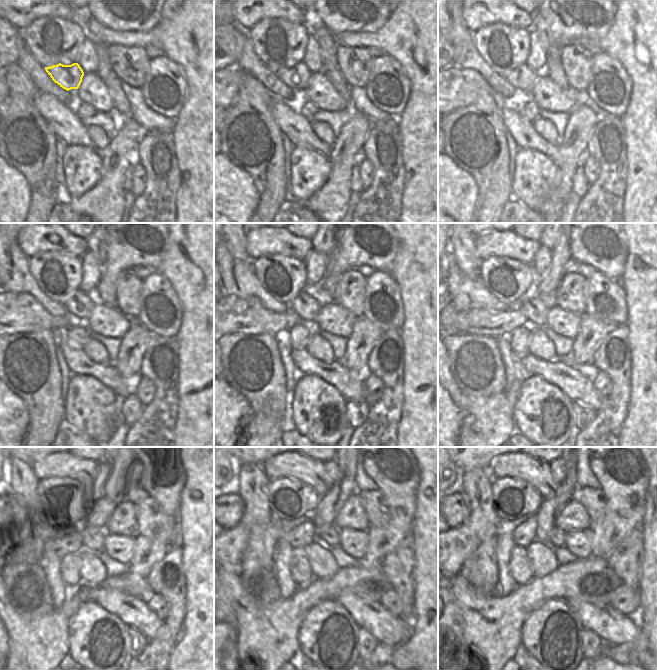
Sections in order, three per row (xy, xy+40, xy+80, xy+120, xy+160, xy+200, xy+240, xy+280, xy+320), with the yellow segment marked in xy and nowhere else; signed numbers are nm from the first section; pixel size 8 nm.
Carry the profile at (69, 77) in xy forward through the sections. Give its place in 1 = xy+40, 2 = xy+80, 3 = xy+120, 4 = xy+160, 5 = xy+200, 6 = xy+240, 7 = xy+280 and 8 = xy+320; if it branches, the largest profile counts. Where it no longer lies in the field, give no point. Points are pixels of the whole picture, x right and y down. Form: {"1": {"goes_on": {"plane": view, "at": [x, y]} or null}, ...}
{"1": {"goes_on": {"plane": "xy+40", "at": [297, 77]}}, "2": {"goes_on": {"plane": "xy+80", "at": [522, 77]}}, "3": {"goes_on": {"plane": "xy+120", "at": [80, 304]}}, "4": {"goes_on": {"plane": "xy+160", "at": [307, 304]}}, "5": {"goes_on": {"plane": "xy+200", "at": [535, 307]}}, "6": {"goes_on": {"plane": "xy+240", "at": [93, 534]}}, "7": {"goes_on": {"plane": "xy+280", "at": [327, 537]}}, "8": {"goes_on": {"plane": "xy+320", "at": [557, 537]}}}

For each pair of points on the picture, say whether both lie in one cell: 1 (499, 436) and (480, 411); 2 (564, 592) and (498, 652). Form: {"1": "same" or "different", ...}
{"1": "same", "2": "same"}

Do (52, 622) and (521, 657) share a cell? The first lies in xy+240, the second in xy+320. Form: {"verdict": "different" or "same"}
{"verdict": "different"}

